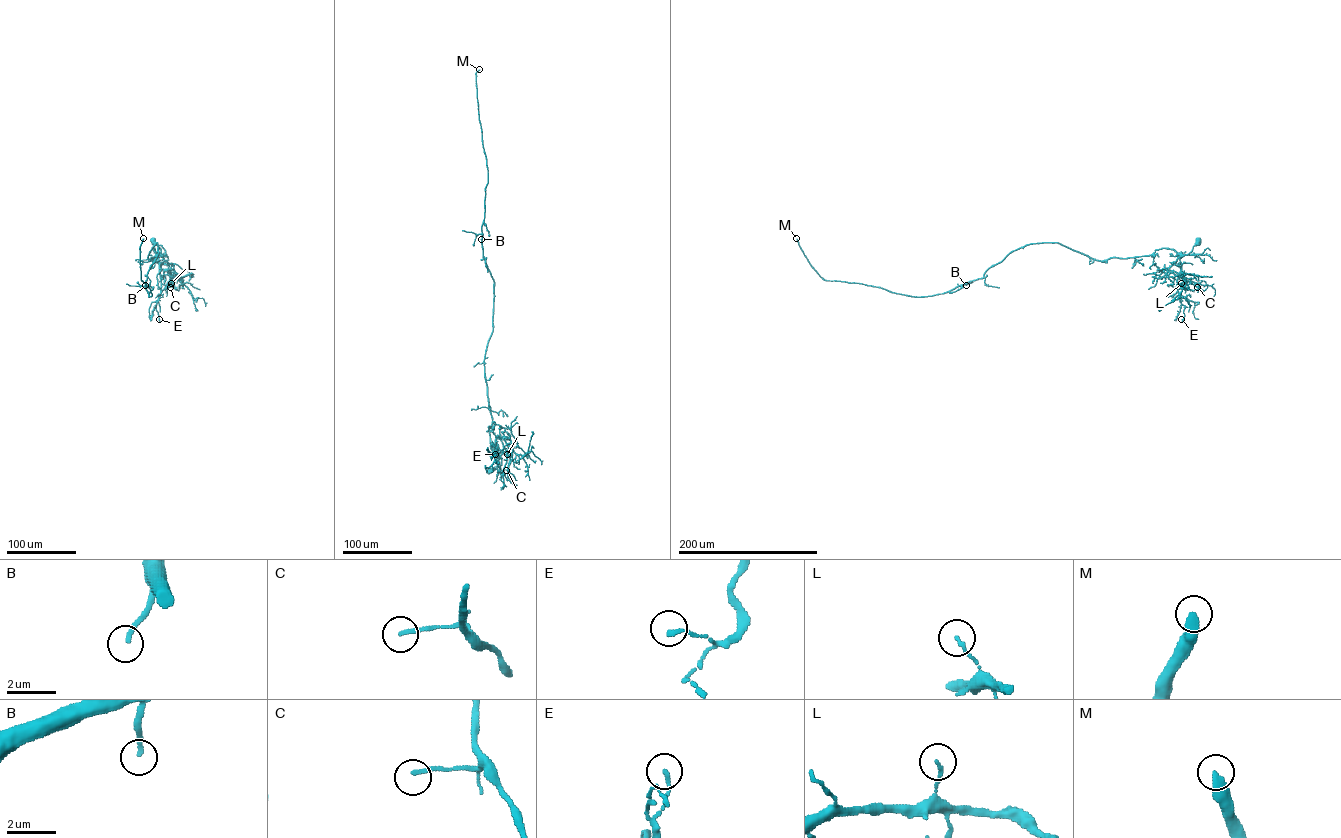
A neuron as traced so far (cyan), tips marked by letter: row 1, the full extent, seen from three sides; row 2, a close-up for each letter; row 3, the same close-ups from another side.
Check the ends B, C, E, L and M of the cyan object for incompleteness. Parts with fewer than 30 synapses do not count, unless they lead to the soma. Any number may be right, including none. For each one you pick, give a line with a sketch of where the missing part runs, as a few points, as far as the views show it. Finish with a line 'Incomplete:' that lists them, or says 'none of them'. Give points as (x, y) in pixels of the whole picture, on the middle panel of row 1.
Incomplete: B, M

